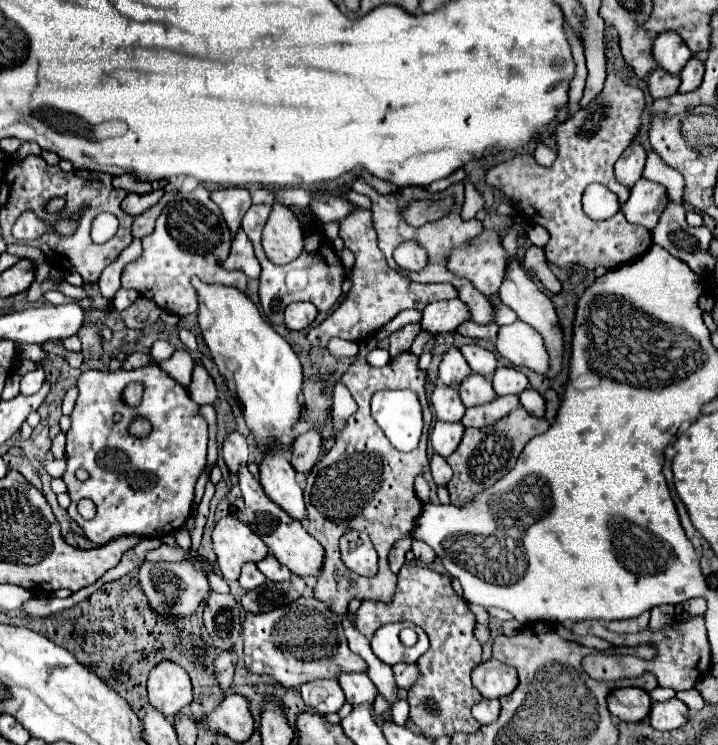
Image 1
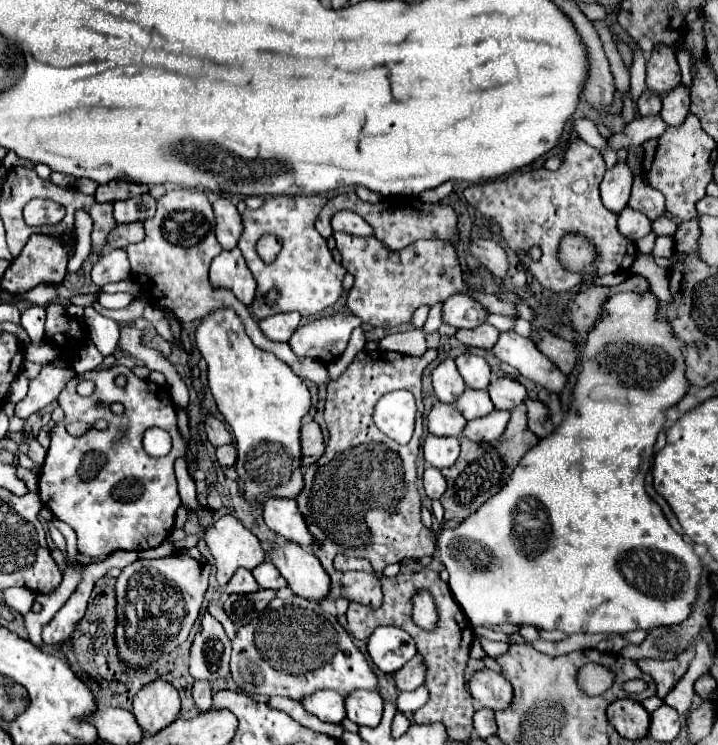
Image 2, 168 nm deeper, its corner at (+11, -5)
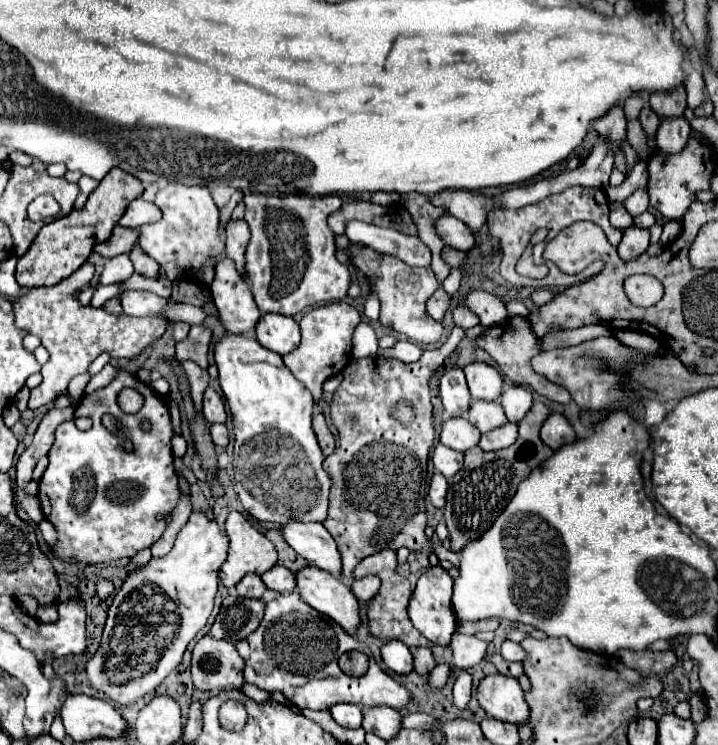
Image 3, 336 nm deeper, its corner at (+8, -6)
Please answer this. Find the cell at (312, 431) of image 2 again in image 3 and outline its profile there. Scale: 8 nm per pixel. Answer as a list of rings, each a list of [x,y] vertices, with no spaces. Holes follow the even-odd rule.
[[[315,414],[313,416],[313,432],[319,440],[319,446],[321,446],[321,452],[325,456],[329,456],[333,450],[335,450],[335,440],[333,440],[333,434],[329,432],[327,424],[325,424],[325,418],[323,414]]]

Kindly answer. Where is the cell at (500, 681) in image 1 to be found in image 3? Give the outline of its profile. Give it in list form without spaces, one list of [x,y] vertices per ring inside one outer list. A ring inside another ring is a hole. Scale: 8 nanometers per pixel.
[[[499,672],[487,674],[477,686],[477,700],[481,708],[497,720],[521,724],[529,714],[529,706],[523,698],[523,690],[517,678],[503,676]]]

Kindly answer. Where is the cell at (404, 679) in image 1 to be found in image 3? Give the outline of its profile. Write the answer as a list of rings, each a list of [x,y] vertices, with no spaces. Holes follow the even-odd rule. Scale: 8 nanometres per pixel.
[[[411,648],[413,654],[413,672],[425,676],[435,668],[435,660],[429,648]]]

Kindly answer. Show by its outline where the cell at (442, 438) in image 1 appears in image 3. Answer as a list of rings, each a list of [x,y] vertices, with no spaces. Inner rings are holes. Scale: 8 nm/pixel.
[[[437,444],[433,450],[433,466],[445,476],[451,478],[463,466],[463,452],[455,452],[443,444]]]

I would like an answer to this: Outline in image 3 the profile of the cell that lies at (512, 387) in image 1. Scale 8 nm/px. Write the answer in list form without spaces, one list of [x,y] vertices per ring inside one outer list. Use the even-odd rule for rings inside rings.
[[[509,386],[501,394],[501,406],[509,422],[519,422],[531,408],[531,392],[521,386]]]

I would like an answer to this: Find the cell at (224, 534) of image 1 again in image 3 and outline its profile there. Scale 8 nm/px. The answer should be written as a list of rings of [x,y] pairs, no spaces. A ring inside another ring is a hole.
[[[231,512],[225,522],[229,536],[229,554],[221,566],[219,578],[227,588],[233,588],[245,574],[263,574],[277,562],[275,546],[257,532],[239,512]]]

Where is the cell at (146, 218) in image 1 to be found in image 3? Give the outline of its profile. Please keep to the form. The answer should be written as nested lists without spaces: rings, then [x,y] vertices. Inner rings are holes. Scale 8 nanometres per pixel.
[[[115,226],[109,240],[101,242],[101,244],[95,244],[95,252],[101,254],[103,258],[113,258],[117,254],[127,254],[133,250],[133,246],[137,244],[137,238],[139,238],[139,230],[135,228],[123,228],[123,226]]]

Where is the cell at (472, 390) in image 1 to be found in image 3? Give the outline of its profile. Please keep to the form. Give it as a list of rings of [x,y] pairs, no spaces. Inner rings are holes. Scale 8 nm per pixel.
[[[473,400],[471,402],[467,418],[481,432],[495,430],[497,426],[503,426],[507,422],[505,412],[503,412],[503,408],[501,408],[499,402],[483,402],[483,400]]]

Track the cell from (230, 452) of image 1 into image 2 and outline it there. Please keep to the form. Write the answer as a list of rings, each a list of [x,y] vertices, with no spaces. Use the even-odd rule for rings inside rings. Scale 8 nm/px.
[[[206,415],[204,417],[204,431],[208,435],[208,441],[218,447],[218,445],[224,445],[224,443],[232,443],[232,437],[226,429],[226,425],[216,417],[216,415]]]

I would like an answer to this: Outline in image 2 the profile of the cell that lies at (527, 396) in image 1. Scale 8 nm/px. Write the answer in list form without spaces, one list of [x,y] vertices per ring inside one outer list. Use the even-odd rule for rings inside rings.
[[[526,399],[526,407],[528,407],[528,427],[532,429],[532,433],[536,433],[540,439],[548,437],[556,425],[550,419],[548,407],[544,407],[540,401],[530,401]]]

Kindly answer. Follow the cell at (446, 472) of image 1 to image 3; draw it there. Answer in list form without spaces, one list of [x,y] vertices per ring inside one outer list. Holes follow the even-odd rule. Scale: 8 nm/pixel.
[[[435,472],[431,478],[431,486],[429,486],[429,498],[431,504],[435,508],[443,508],[445,506],[445,494],[447,494],[447,480],[443,474]]]

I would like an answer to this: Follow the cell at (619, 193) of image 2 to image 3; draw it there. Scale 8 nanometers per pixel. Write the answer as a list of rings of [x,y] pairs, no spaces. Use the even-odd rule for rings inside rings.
[[[613,202],[611,204],[611,224],[615,228],[621,228],[621,230],[625,230],[627,226],[633,224],[633,218],[627,212],[627,208],[623,206],[623,202]]]

